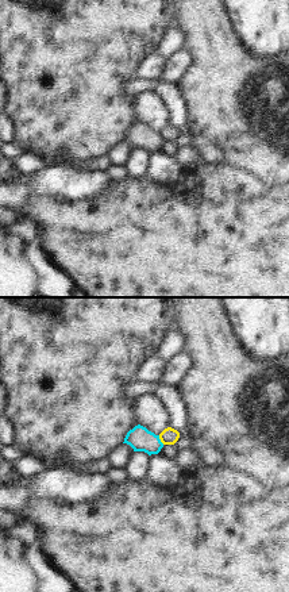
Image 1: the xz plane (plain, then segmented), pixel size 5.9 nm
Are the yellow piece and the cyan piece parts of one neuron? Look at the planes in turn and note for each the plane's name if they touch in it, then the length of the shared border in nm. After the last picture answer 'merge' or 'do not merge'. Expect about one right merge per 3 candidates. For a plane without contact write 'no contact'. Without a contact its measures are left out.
meets yellow in xz; contact 70 nm long

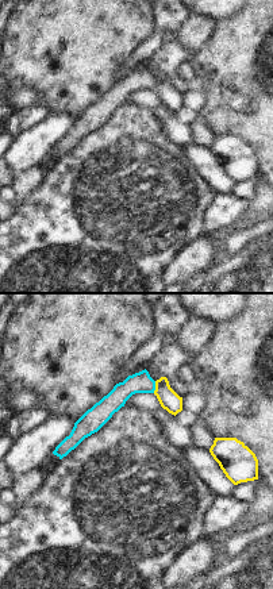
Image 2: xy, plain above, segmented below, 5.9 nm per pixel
meets yellow in xy; contact 70 nm long

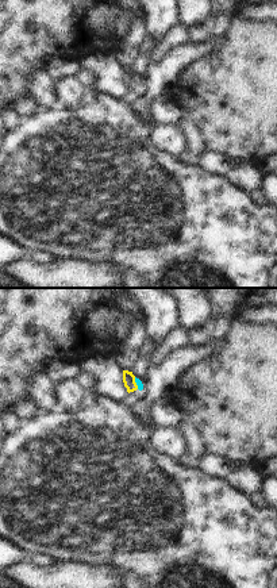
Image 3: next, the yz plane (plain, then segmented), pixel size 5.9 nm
meets yellow in yz; contact 80 nm long

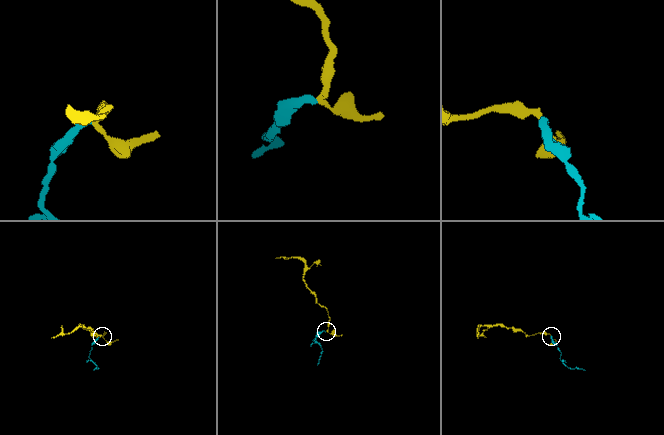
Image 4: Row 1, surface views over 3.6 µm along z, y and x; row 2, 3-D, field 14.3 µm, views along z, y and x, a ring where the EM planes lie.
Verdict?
do not merge

